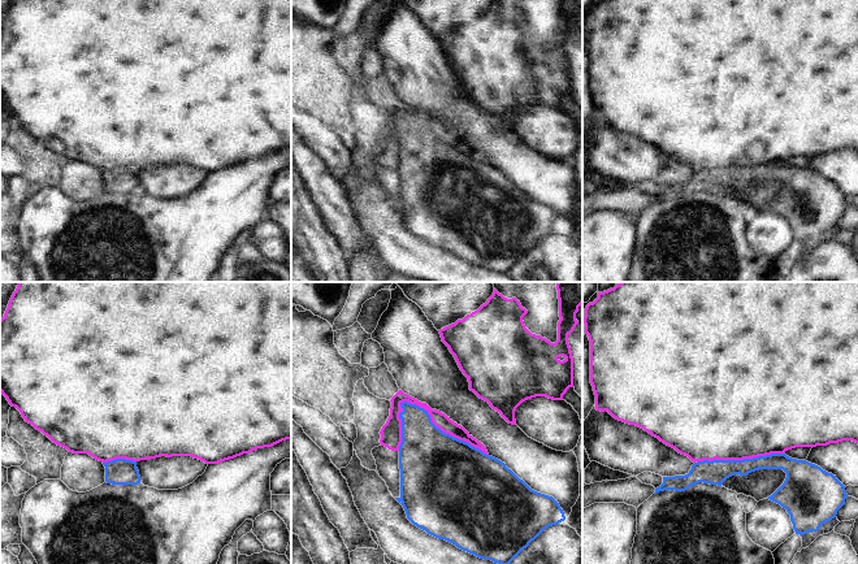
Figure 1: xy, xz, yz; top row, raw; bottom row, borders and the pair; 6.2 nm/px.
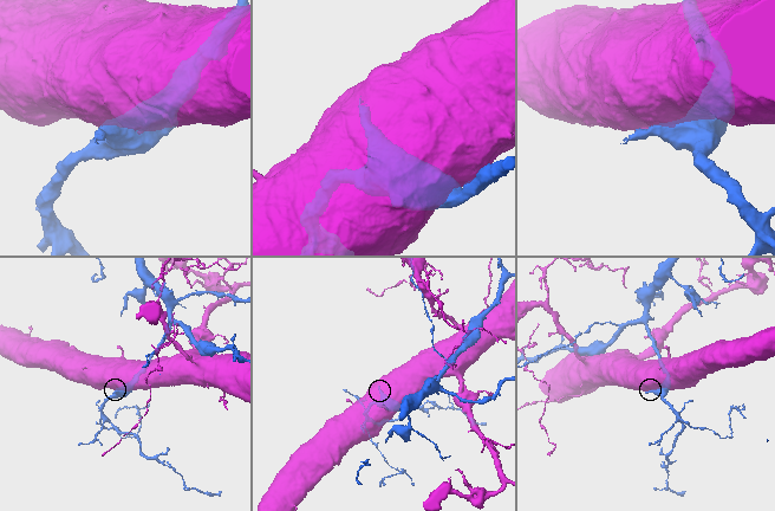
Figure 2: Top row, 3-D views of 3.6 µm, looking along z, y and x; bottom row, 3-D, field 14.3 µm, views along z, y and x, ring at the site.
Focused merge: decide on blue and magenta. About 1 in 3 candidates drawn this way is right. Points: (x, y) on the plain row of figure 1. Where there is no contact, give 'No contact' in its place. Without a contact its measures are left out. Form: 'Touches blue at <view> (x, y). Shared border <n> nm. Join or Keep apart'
Touches blue at xz (441, 139). Shared border 650 nm. Keep apart.

